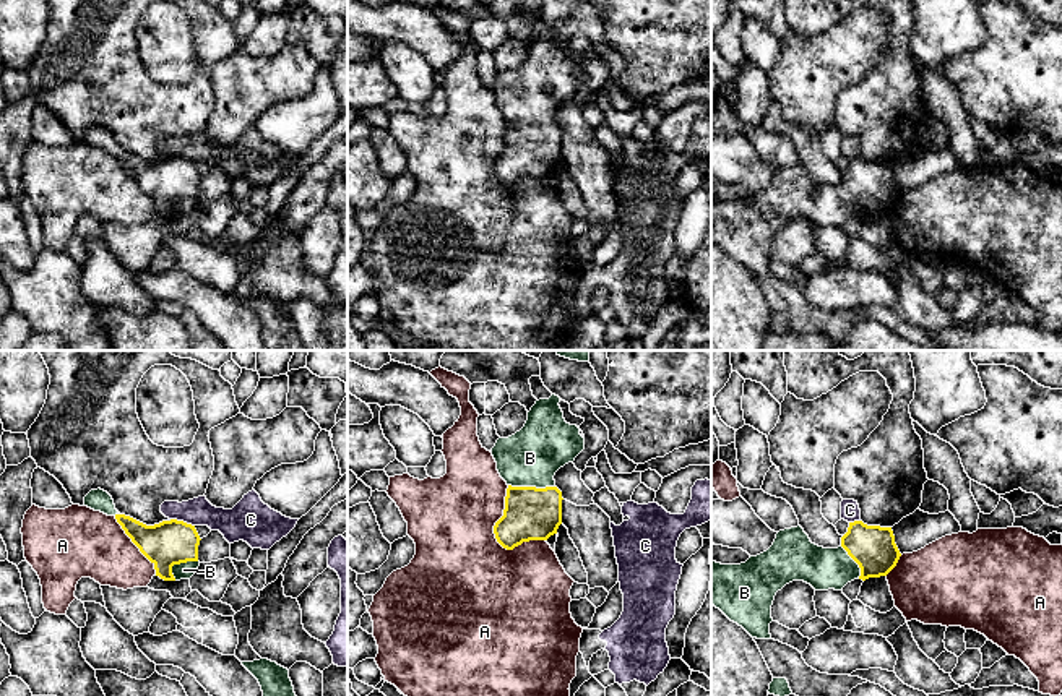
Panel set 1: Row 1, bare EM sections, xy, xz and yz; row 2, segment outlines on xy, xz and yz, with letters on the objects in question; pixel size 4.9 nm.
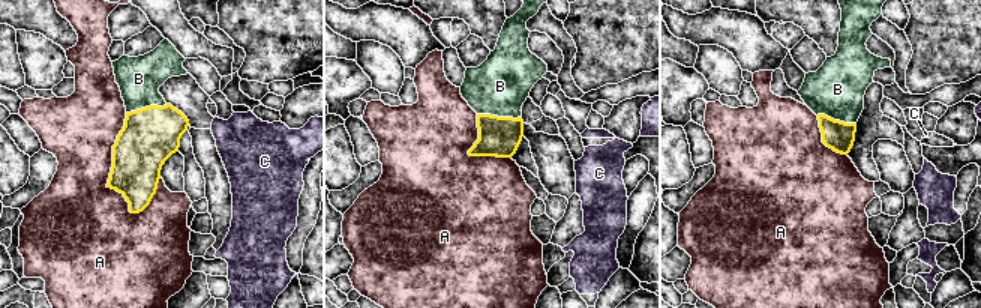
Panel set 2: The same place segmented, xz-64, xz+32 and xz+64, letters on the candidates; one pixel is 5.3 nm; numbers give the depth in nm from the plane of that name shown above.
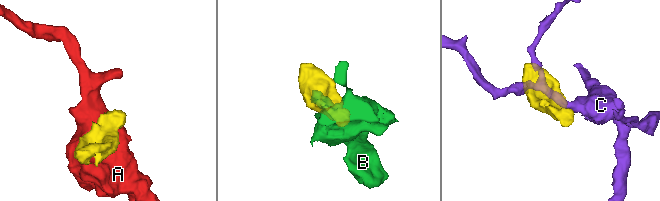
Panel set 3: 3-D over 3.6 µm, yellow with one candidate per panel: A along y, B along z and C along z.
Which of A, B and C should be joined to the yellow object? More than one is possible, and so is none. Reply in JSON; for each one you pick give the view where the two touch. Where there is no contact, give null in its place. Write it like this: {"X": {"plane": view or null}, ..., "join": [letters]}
{"B": {"plane": "xz"}, "join": ["B"]}

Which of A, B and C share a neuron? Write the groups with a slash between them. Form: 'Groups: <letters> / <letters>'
Groups: A / B / C

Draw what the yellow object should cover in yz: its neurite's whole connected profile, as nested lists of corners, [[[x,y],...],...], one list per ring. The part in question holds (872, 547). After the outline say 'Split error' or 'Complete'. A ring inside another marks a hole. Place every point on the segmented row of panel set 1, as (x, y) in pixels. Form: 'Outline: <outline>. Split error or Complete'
Outline: [[[862,521],[849,522],[838,548],[823,548],[810,542],[801,526],[779,531],[773,545],[750,556],[740,565],[711,561],[711,604],[731,621],[742,626],[752,638],[771,639],[771,605],[778,591],[792,581],[804,581],[815,591],[841,591],[854,579],[887,576],[901,553],[895,543],[891,527],[867,526]]]. Split error

